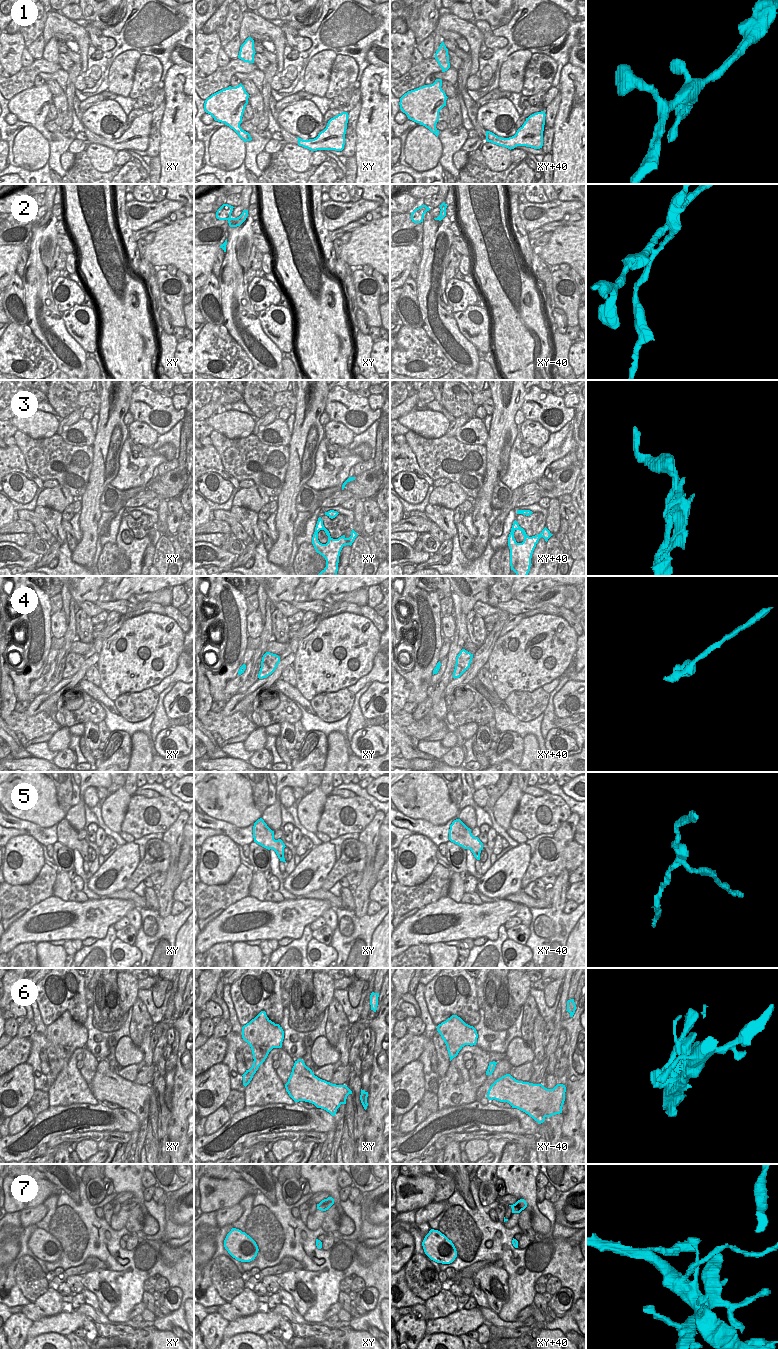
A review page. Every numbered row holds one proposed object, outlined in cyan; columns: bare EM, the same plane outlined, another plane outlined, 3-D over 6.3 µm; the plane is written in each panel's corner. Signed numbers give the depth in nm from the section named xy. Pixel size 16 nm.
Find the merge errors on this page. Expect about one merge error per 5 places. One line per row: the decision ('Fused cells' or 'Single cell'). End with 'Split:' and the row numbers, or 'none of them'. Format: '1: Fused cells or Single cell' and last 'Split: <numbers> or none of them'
1: Single cell
2: Fused cells
3: Single cell
4: Single cell
5: Single cell
6: Single cell
7: Fused cells
Split: 2, 7.

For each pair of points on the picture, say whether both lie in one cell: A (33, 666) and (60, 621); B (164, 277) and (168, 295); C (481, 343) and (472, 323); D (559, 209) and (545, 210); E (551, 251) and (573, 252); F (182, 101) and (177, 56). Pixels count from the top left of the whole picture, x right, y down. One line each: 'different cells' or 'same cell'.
A: different cells
B: same cell
C: same cell
D: same cell
E: same cell
F: different cells

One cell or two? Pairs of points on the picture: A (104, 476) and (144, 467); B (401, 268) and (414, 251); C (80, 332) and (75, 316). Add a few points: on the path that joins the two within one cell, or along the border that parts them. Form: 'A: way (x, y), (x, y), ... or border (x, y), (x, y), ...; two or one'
A: border (121, 450), (118, 473), (109, 483); two
B: way (401, 264), (410, 255); one
C: way (80, 328), (78, 320); one

